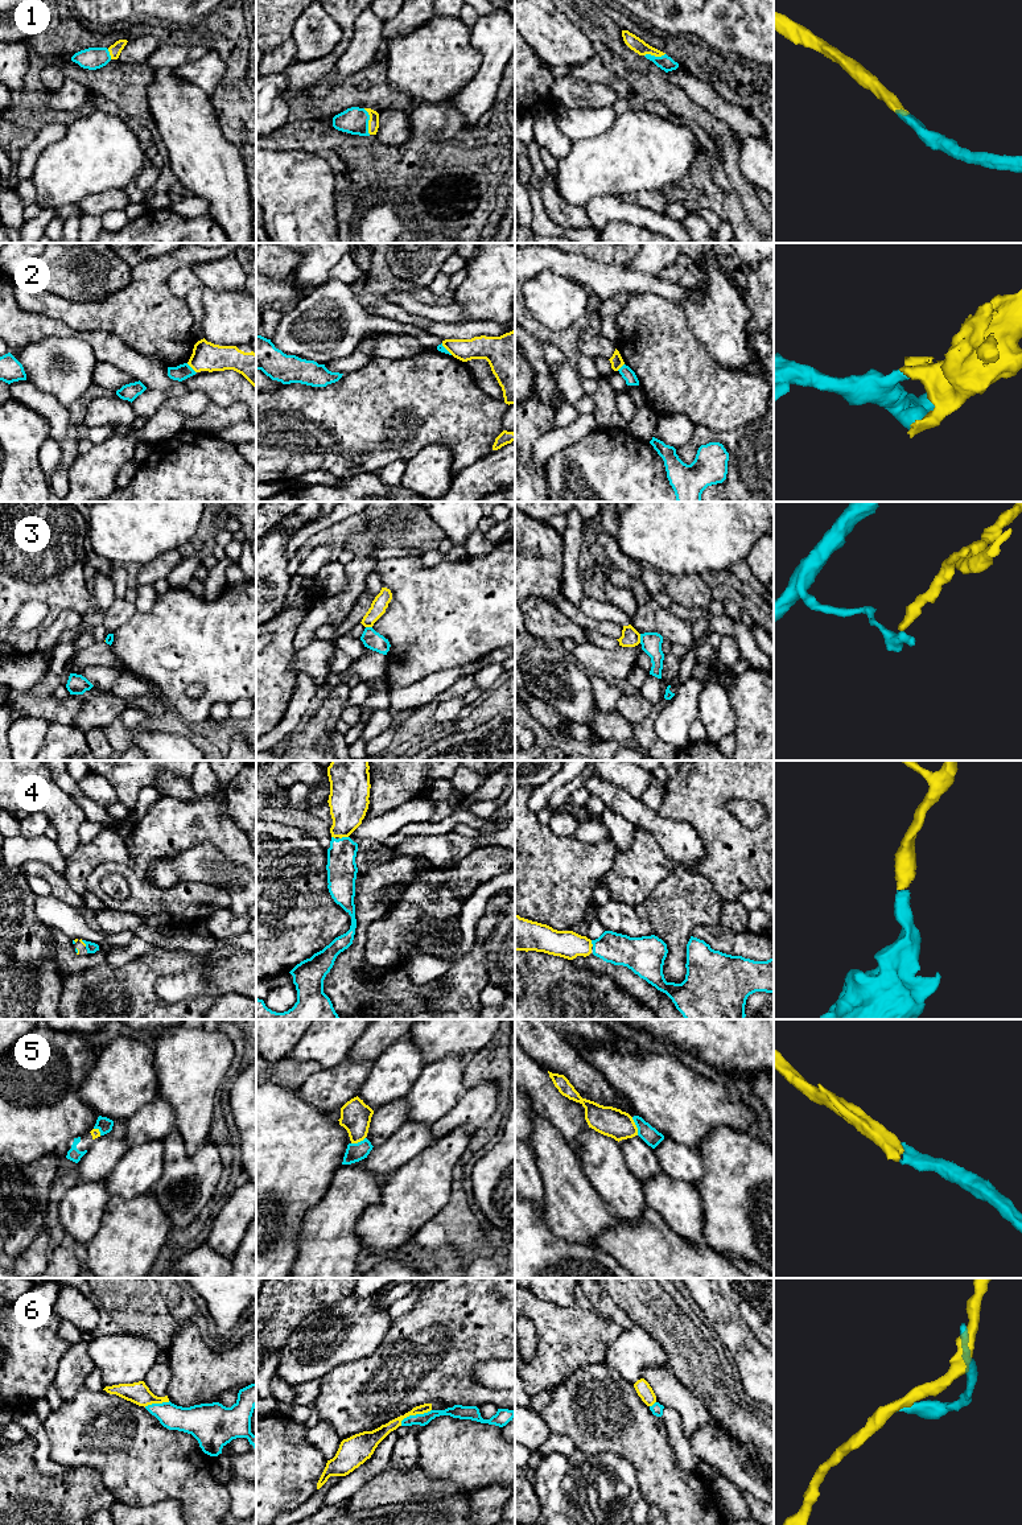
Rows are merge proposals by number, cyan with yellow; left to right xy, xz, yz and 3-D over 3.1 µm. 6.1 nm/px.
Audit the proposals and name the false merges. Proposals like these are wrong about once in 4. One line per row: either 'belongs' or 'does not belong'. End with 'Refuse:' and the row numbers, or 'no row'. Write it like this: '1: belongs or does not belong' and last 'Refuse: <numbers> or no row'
1: belongs
2: does not belong
3: does not belong
4: belongs
5: belongs
6: does not belong
Refuse: 2, 3, 6

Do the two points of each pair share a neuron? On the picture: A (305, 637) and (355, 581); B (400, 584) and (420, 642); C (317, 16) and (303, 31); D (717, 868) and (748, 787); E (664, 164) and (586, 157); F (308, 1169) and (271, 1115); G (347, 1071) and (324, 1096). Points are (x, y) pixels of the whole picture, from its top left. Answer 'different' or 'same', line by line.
A: same
B: same
C: same
D: same
E: same
F: same
G: same

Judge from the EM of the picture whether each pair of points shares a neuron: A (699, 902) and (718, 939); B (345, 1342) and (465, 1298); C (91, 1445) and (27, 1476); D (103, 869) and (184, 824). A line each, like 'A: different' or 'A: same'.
A: different
B: different
C: different
D: same

